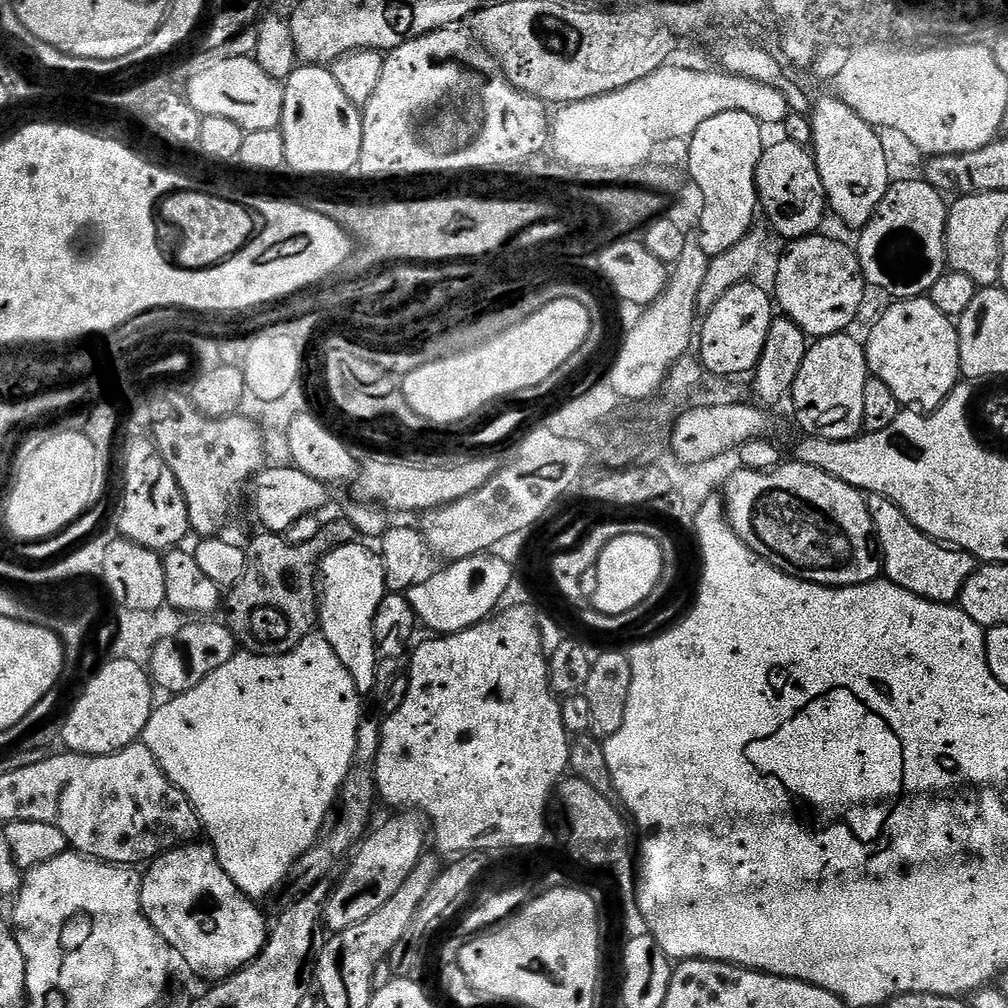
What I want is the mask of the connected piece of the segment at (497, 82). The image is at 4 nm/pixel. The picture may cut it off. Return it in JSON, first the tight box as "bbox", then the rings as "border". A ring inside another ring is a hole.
{"bbox":[358,26,550,180],"border":[[[453,26],[450,28],[439,28],[437,32],[431,32],[425,36],[414,38],[410,42],[406,42],[402,46],[398,46],[394,51],[387,53],[384,56],[384,65],[382,66],[382,78],[378,78],[378,87],[374,89],[374,94],[370,94],[370,102],[366,102],[362,106],[362,115],[364,121],[362,122],[362,154],[360,155],[360,162],[358,165],[359,175],[369,176],[372,180],[384,180],[387,176],[420,176],[423,172],[468,172],[471,168],[495,168],[501,170],[505,165],[510,163],[522,162],[531,156],[543,153],[550,144],[550,112],[546,107],[544,101],[534,98],[530,94],[518,91],[515,86],[511,84],[506,77],[504,77],[504,69],[496,63],[493,53],[489,52],[487,48],[481,46],[479,43],[474,42],[464,32],[459,32],[459,27]]]}

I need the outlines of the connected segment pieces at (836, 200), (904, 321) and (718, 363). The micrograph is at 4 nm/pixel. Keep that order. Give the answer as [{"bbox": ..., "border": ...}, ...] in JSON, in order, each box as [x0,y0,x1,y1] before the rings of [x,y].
[{"bbox":[810,94,890,230],"border":[[[835,94],[824,96],[810,108],[812,121],[811,151],[816,157],[816,169],[822,178],[826,204],[848,228],[862,230],[872,221],[890,181],[887,176],[885,153],[877,129],[866,123],[846,102]]]},{"bbox":[866,296,962,412],"border":[[[924,296],[892,302],[866,339],[866,351],[869,373],[886,382],[894,398],[908,410],[935,412],[962,380],[957,325]]]},{"bbox":[698,282,774,376],"border":[[[745,282],[726,290],[726,294],[722,294],[722,298],[718,298],[718,302],[714,302],[712,309],[703,317],[698,328],[698,359],[705,373],[712,375],[713,372],[716,376],[755,373],[774,319],[774,300],[769,289],[767,292],[752,283]]]}]

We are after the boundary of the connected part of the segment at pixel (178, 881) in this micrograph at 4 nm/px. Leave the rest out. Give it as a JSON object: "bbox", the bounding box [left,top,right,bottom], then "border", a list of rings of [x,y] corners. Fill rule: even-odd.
{"bbox":[140,842,270,982],"border":[[[193,842],[184,844],[181,848],[171,848],[169,852],[164,852],[161,856],[156,857],[147,865],[146,871],[143,873],[140,881],[140,901],[142,902],[142,910],[146,914],[146,918],[158,930],[158,934],[164,936],[164,940],[168,943],[169,948],[177,957],[184,959],[184,964],[196,976],[201,976],[204,980],[212,980],[208,982],[219,982],[228,979],[234,973],[239,972],[241,968],[251,964],[257,956],[260,955],[261,950],[268,942],[268,933],[270,931],[270,920],[262,911],[253,897],[248,896],[243,890],[234,883],[230,878],[230,874],[226,874],[226,870],[222,870],[222,866],[216,857],[216,851],[212,849],[212,845],[207,842]]]}

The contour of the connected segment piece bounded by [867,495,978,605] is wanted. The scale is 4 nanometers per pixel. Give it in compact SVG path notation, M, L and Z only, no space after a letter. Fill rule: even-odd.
M869 495L867 502L878 551L882 557L883 575L892 583L902 586L902 590L910 590L910 594L918 594L935 604L955 605L959 601L960 591L976 572L976 557L960 548L934 540L918 530L893 500L885 496Z

